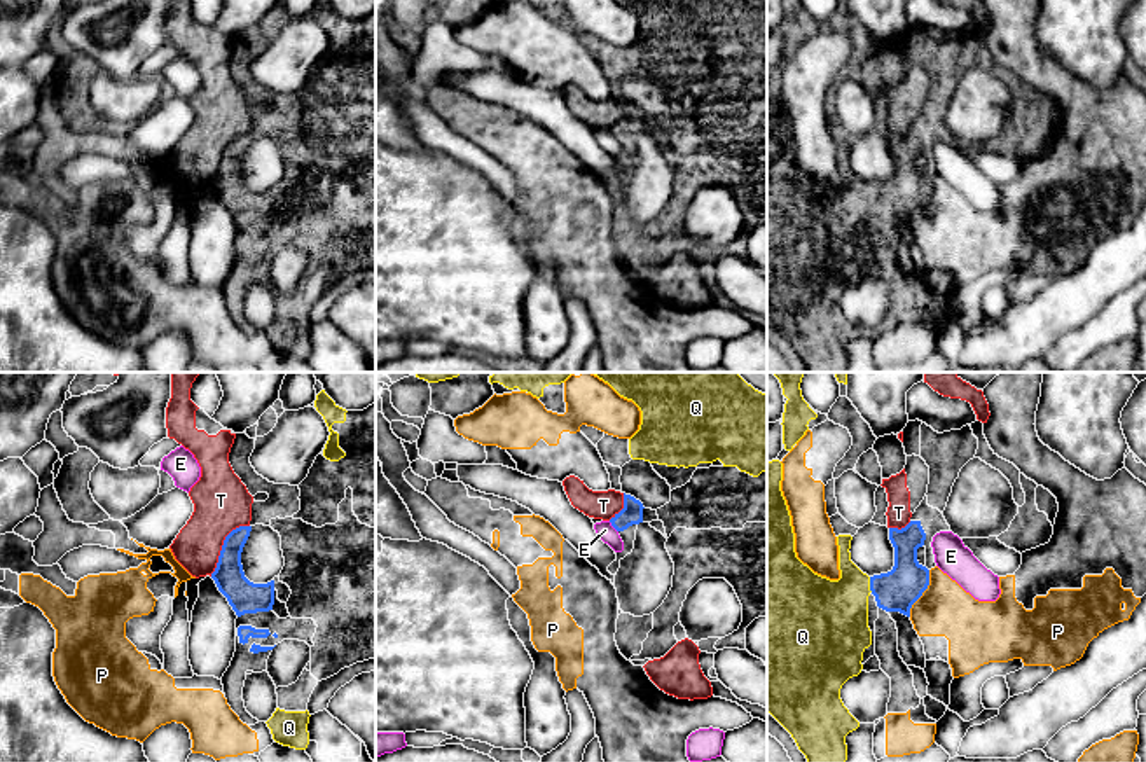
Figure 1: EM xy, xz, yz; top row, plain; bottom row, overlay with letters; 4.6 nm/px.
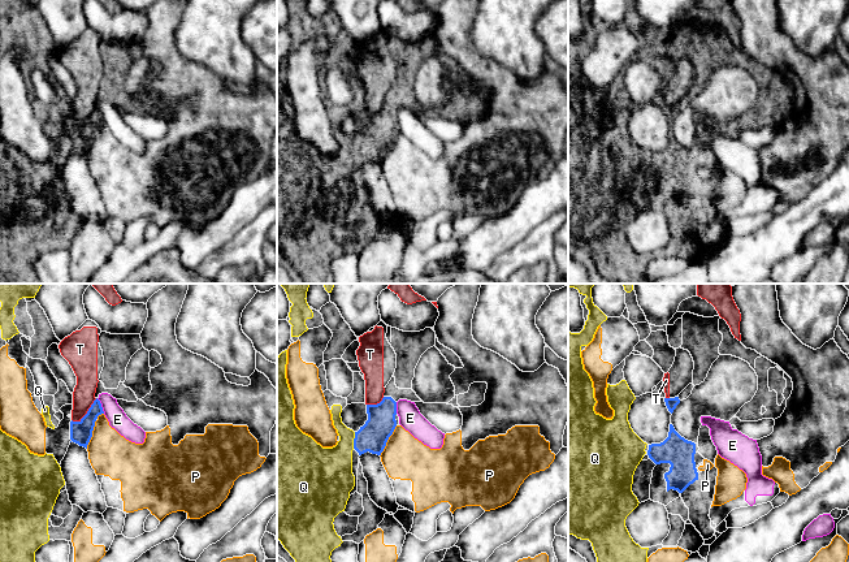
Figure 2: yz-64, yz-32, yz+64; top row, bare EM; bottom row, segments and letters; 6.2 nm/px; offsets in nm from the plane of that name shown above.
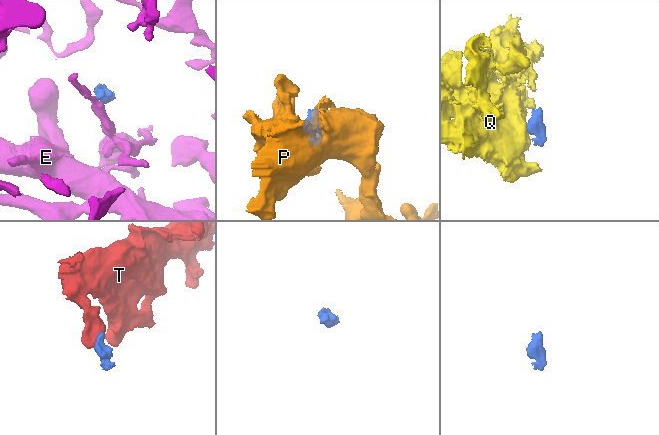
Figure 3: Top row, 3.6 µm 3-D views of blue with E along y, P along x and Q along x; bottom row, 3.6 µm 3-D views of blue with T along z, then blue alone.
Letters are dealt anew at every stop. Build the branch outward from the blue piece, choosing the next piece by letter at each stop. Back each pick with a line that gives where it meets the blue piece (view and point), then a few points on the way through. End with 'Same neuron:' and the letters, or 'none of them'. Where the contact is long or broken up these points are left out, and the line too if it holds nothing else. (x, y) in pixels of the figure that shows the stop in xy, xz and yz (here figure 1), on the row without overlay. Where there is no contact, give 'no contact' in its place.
P: meets blue in yz at (923, 200); runs through yz (898, 198), (923, 200), (938, 215), (945, 217)
Same neuron: P

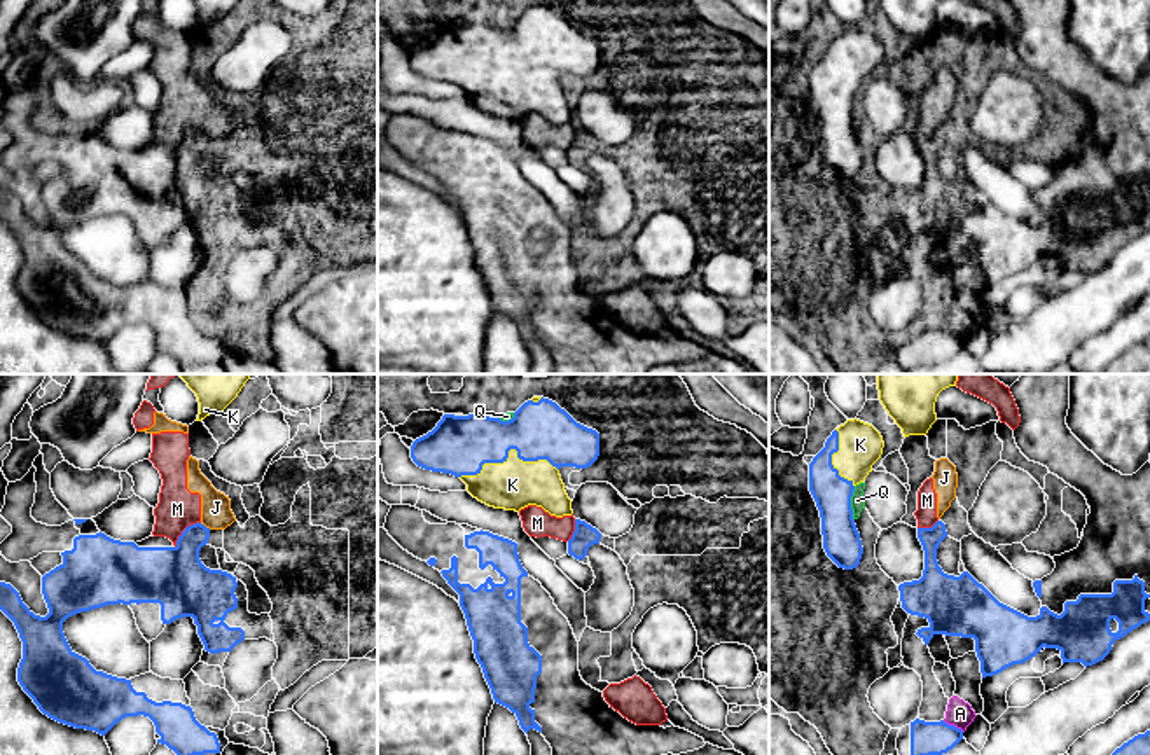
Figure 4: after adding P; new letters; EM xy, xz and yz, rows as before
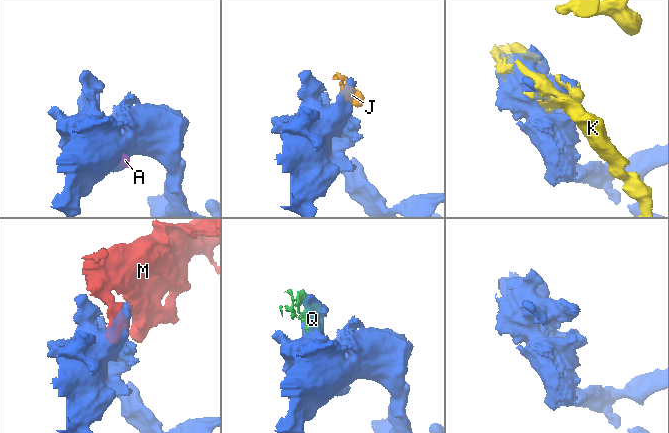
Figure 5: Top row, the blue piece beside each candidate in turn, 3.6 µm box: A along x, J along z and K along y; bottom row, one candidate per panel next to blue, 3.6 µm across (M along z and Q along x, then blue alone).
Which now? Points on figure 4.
Same neuron: none of them

